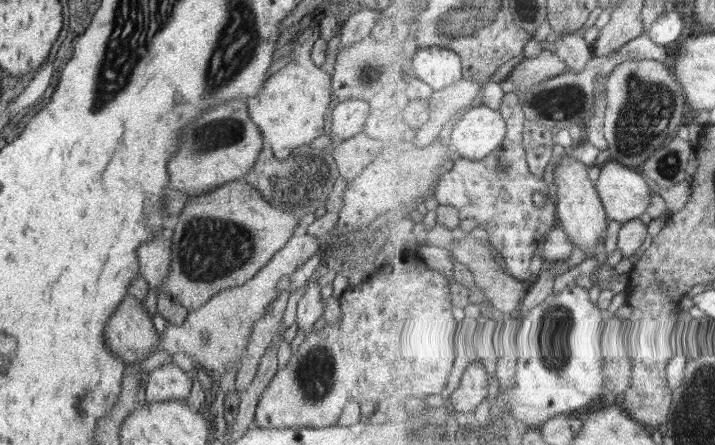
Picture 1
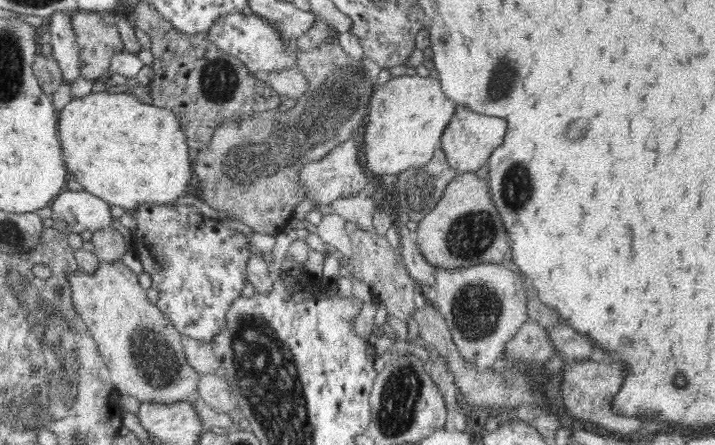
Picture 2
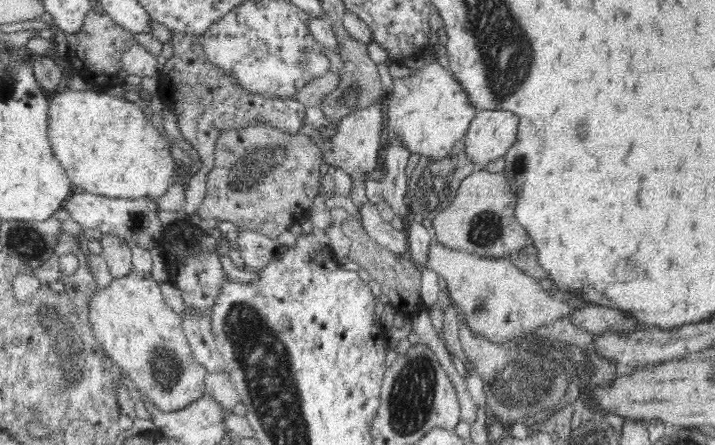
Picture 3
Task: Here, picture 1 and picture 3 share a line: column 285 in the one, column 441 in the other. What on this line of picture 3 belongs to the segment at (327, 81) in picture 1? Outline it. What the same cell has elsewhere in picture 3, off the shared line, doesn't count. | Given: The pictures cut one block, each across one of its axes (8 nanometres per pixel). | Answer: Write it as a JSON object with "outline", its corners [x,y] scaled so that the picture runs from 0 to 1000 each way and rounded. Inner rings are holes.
{"outline":[[[607,121],[599,124],[596,139],[587,157],[565,173],[562,184],[559,173],[557,180],[550,178],[547,211],[538,211],[537,288],[543,317],[554,310],[571,333],[573,348],[587,346],[606,366],[629,348],[635,324],[650,303],[667,247],[657,234],[656,216],[628,155],[618,151]]]}

